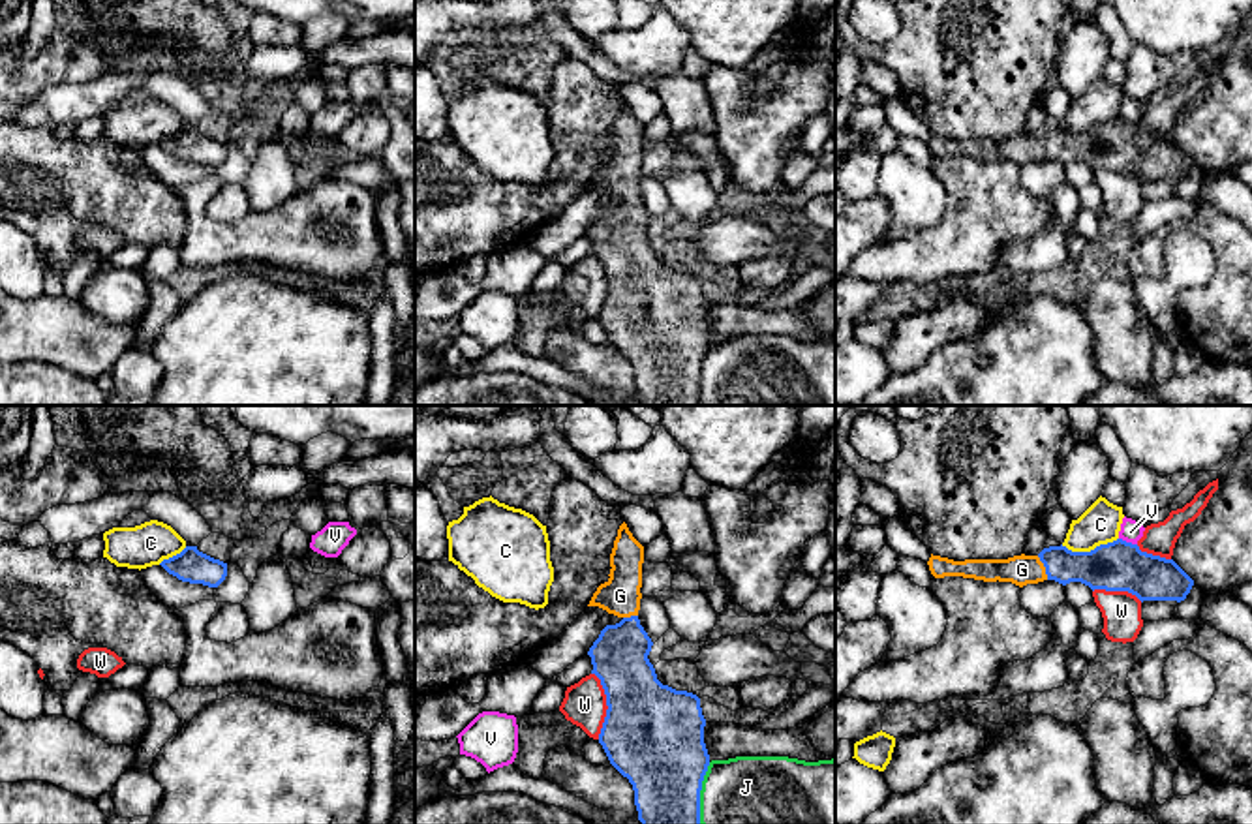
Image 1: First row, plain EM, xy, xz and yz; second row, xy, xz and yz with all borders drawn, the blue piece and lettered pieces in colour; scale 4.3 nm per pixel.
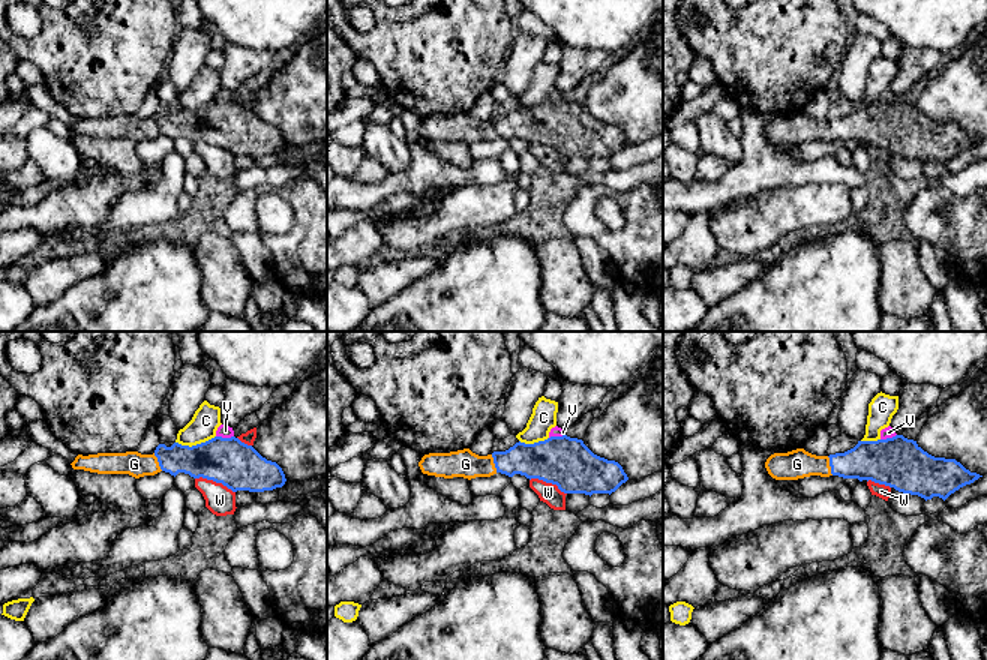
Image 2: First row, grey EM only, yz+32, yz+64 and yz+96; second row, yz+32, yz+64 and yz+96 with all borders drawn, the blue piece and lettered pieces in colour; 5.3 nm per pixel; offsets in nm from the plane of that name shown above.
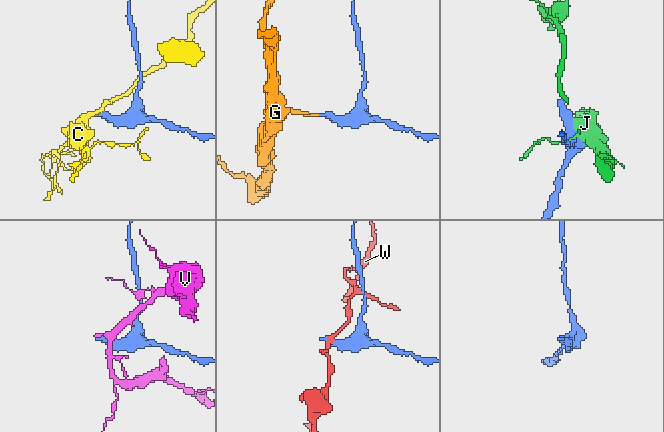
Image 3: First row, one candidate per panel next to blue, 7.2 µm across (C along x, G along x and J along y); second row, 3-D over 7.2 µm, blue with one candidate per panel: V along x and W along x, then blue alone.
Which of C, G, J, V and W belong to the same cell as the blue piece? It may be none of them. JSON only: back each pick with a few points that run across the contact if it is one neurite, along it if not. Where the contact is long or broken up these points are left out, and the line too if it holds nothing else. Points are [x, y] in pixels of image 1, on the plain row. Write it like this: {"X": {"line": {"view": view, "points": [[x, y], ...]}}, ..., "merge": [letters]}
{"G": {"line": {"view": "yz", "points": [[1102, 147], [1044, 145], [1022, 149]]}}, "merge": ["G"]}

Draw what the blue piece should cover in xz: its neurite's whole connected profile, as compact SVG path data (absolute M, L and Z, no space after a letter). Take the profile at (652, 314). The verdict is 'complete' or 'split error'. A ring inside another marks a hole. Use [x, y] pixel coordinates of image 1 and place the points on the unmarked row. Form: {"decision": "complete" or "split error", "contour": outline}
{"decision": "split error", "contour": "M623 101L610 133L610 158L597 167L588 186L599 186L621 201L606 205L589 227L593 250L606 274L606 297L599 313L610 343L629 359L642 405L702 405L700 370L710 345L704 323L706 298L700 278L657 259L648 235L651 218L638 199L644 126Z"}

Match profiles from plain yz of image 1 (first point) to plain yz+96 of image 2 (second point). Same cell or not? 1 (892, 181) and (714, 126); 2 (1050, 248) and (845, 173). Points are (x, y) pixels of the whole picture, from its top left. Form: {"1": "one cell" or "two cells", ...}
{"1": "one cell", "2": "two cells"}

